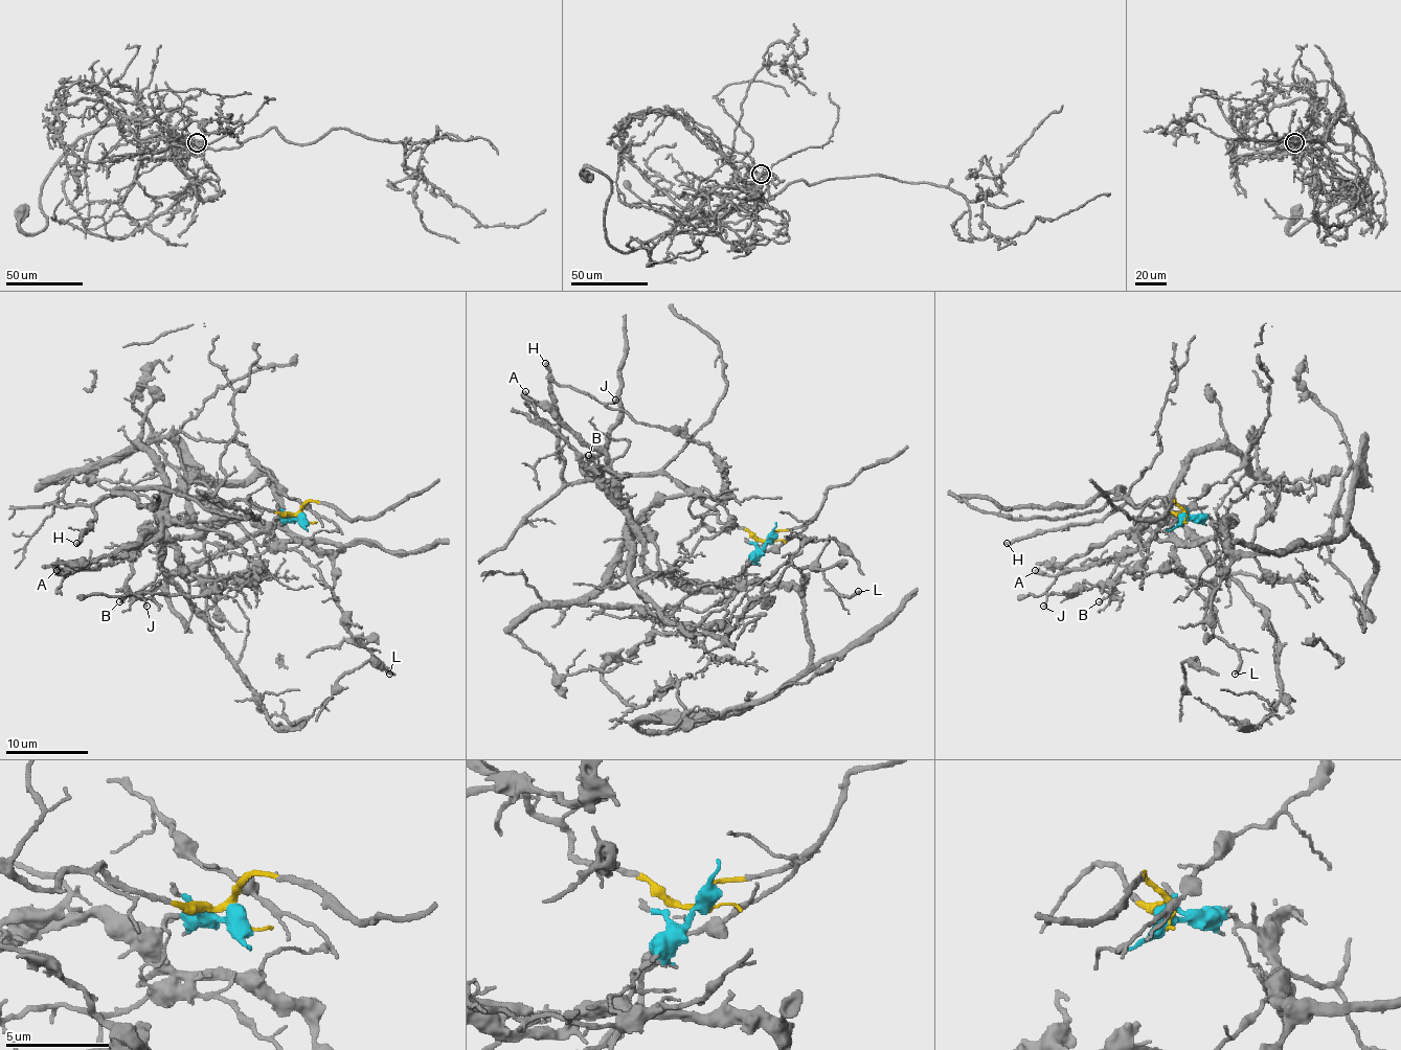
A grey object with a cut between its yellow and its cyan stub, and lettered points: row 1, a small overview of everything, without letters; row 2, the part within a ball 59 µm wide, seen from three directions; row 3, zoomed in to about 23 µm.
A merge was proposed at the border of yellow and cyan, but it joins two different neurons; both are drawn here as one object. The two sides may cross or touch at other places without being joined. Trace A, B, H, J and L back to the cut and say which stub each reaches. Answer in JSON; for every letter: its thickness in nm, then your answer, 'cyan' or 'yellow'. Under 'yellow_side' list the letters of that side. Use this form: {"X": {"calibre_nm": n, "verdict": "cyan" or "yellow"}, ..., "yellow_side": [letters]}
{"A": {"calibre_nm": 280, "verdict": "cyan"}, "B": {"calibre_nm": 150, "verdict": "cyan"}, "H": {"calibre_nm": 320, "verdict": "yellow"}, "J": {"calibre_nm": 120, "verdict": "cyan"}, "L": {"calibre_nm": 200, "verdict": "cyan"}, "yellow_side": ["H"]}

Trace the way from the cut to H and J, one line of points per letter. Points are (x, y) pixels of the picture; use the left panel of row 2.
H: (299, 515), (261, 508), (248, 498), (226, 506), (162, 489), (119, 489), (98, 500), (90, 526), (76, 543)
J: (299, 515), (273, 520), (254, 555), (193, 571), (256, 570), (250, 581), (140, 592), (145, 607)

